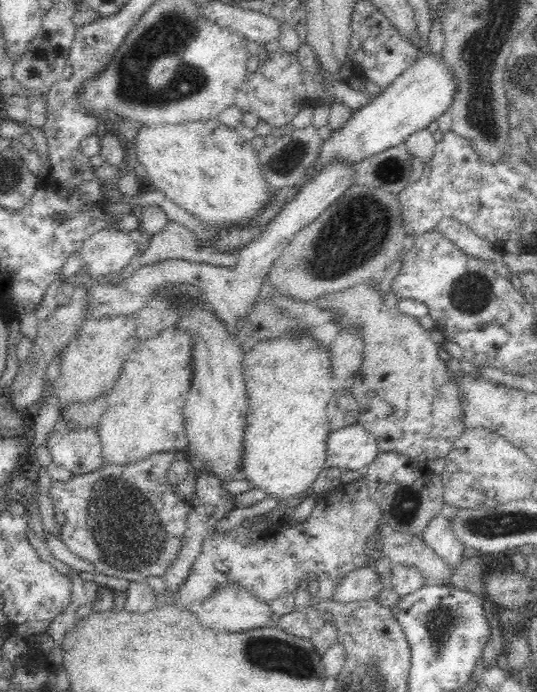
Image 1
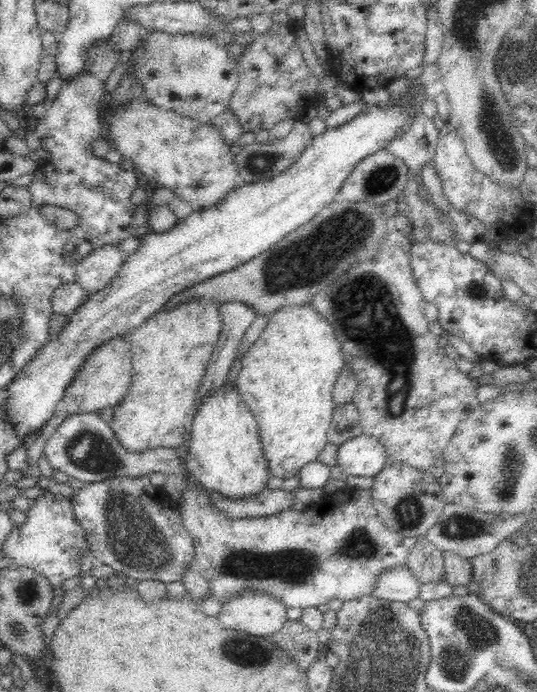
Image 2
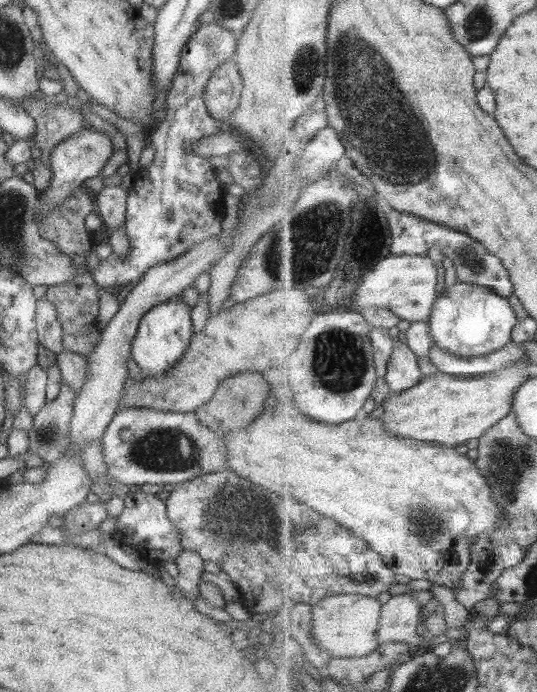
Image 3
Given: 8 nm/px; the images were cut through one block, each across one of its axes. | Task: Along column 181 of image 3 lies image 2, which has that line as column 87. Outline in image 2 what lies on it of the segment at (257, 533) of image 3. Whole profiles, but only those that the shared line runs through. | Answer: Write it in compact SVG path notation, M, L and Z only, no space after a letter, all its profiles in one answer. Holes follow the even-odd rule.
M148 475L112 476L98 482L85 482L69 499L76 522L83 529L84 544L99 564L110 566L135 581L158 580L164 583L178 581L184 569L190 564L194 565L193 538L182 525L177 502L168 496L164 488L152 484Z

